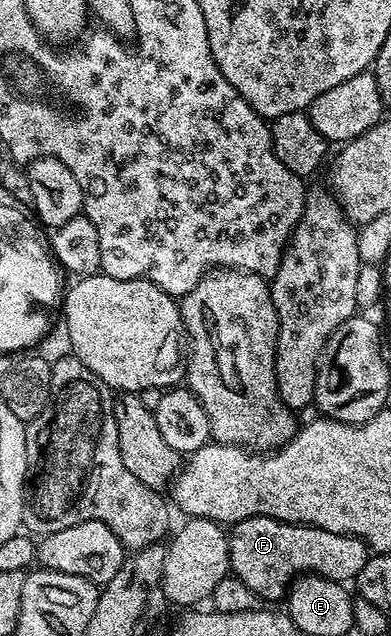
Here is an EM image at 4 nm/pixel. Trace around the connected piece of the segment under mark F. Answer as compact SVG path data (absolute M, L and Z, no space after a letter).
M246 518L234 523L230 527L227 539L229 546L229 560L231 561L230 573L236 578L245 580L249 588L267 604L275 604L288 593L289 587L296 578L310 572L319 574L328 582L340 584L350 583L365 568L369 557L369 547L360 538L351 534L338 534L337 532L325 532L316 526L300 526L294 522L278 522L275 518Z

